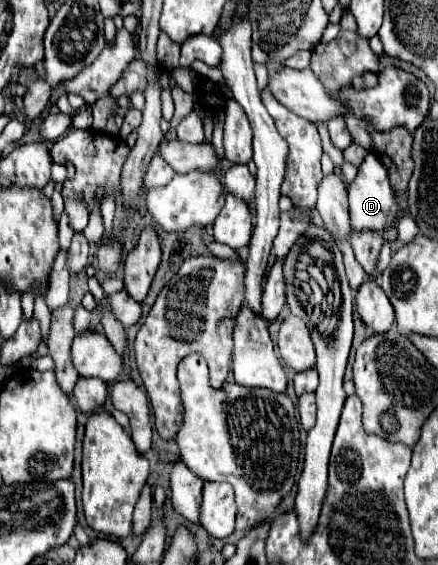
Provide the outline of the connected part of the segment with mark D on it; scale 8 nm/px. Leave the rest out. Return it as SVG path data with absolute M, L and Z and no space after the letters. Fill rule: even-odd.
M371 152L363 158L357 176L349 184L349 210L351 210L353 230L373 230L383 234L383 238L387 240L395 240L395 216L399 210L399 204L395 202L383 162L379 162L377 156L373 156ZM391 224L393 228L389 228Z

